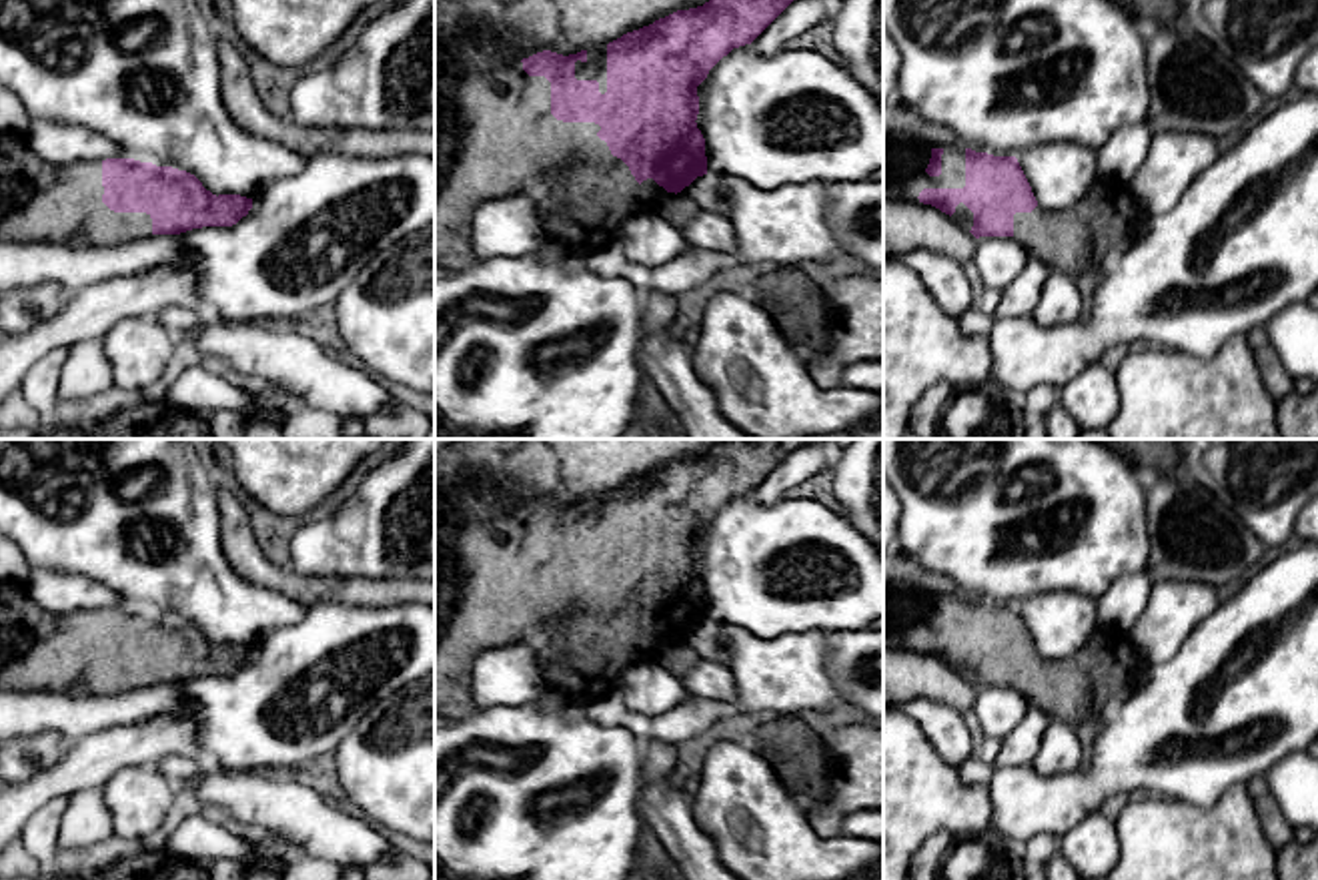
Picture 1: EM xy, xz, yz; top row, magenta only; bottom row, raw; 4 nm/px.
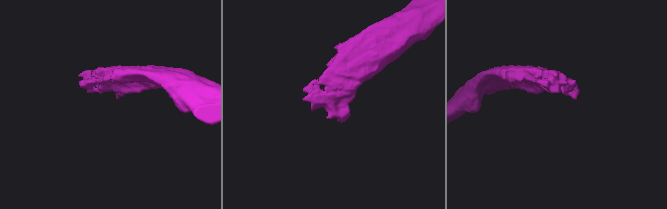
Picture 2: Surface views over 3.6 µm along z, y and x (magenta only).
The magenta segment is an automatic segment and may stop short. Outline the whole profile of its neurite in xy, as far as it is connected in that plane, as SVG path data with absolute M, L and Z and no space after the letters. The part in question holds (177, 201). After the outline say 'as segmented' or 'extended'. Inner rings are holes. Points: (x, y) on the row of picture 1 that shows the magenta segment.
M0 132L2 241L108 247L152 235L180 235L202 227L232 227L250 208L252 198L240 194L216 196L186 170L134 158L52 164L30 150L24 134Z; extended

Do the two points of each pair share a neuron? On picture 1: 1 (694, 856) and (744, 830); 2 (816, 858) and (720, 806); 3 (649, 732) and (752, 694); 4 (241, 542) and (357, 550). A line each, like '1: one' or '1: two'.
1: two
2: one
3: one
4: two

